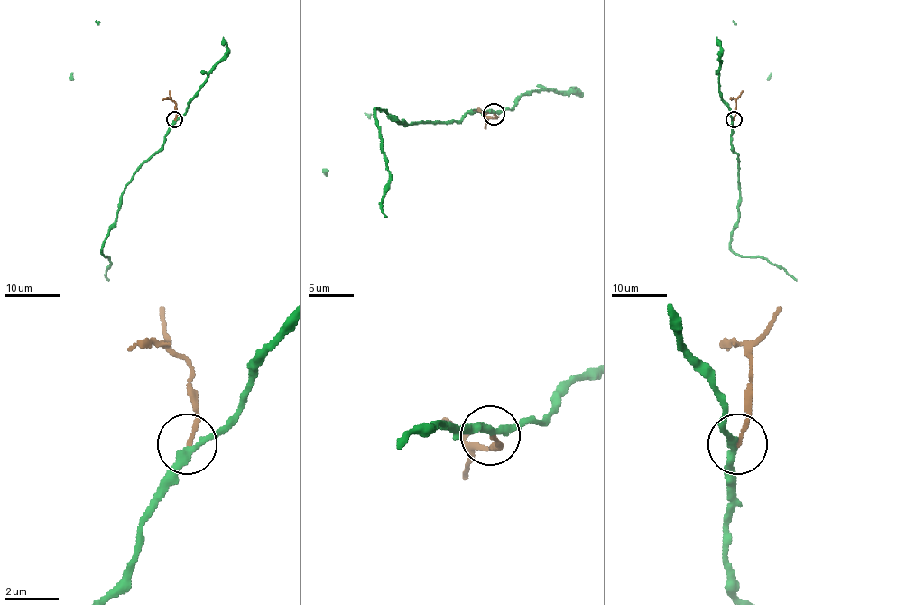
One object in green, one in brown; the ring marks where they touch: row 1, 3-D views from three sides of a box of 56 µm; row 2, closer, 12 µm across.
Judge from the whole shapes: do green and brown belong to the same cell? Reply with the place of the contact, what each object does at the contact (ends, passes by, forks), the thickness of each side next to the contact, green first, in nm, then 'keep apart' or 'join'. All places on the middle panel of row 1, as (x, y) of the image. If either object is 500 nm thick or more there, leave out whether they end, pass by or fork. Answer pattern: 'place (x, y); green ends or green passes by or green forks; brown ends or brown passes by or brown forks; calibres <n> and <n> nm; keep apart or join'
place (494, 114); green passes by; brown ends; calibres 260 and 150 nm; keep apart

